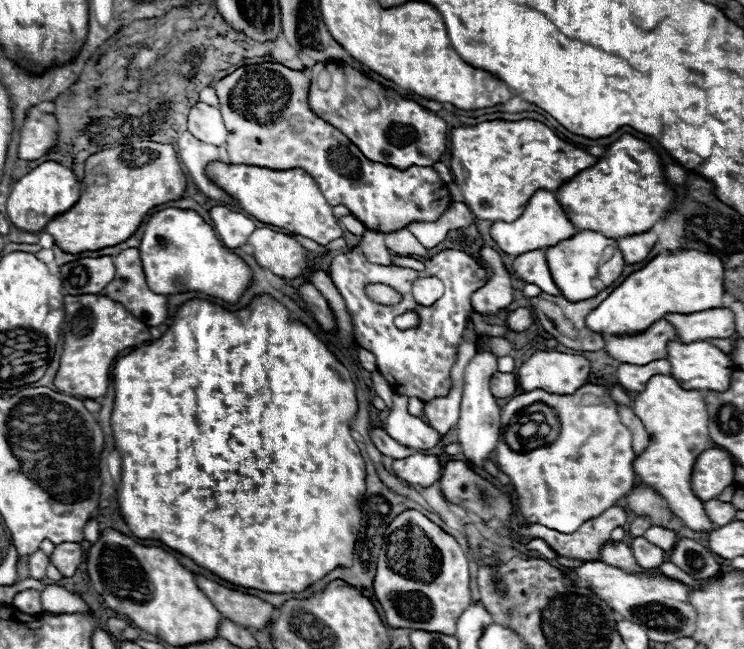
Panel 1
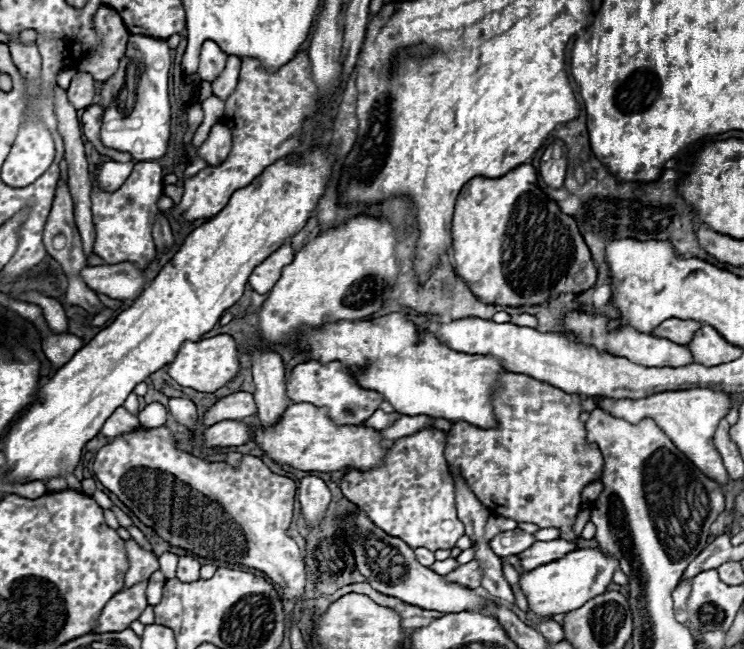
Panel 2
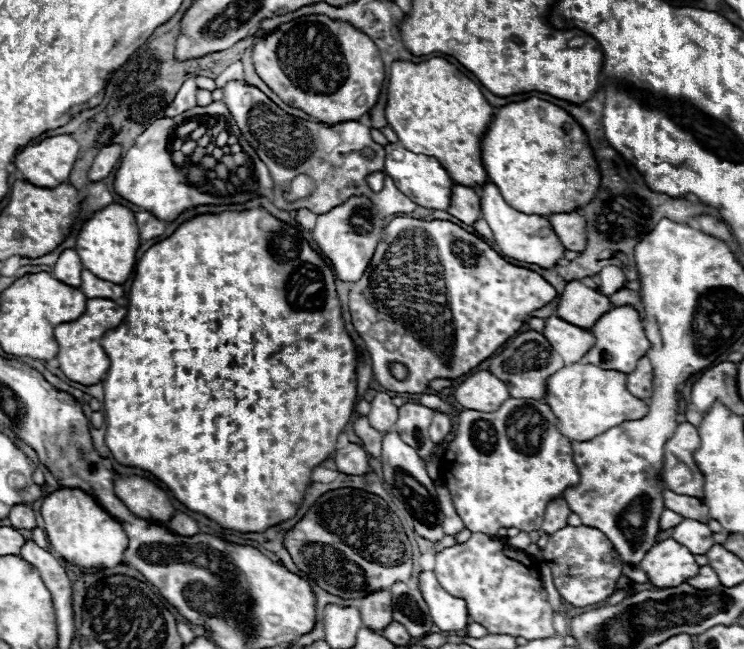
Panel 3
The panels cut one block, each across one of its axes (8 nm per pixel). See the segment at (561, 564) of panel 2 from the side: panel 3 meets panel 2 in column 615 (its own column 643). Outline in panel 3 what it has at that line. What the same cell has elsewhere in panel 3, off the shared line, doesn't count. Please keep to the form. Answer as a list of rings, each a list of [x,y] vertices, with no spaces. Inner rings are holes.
[[[668,538],[656,542],[640,562],[640,568],[648,576],[650,584],[656,588],[674,588],[686,582],[688,578],[696,576],[698,564],[694,554],[678,544],[676,540]]]

